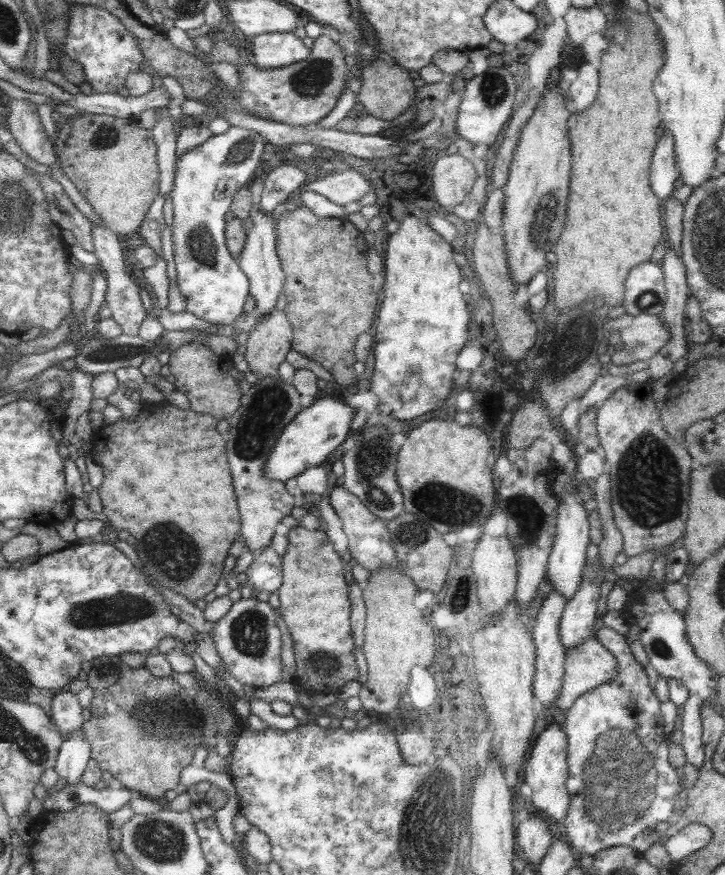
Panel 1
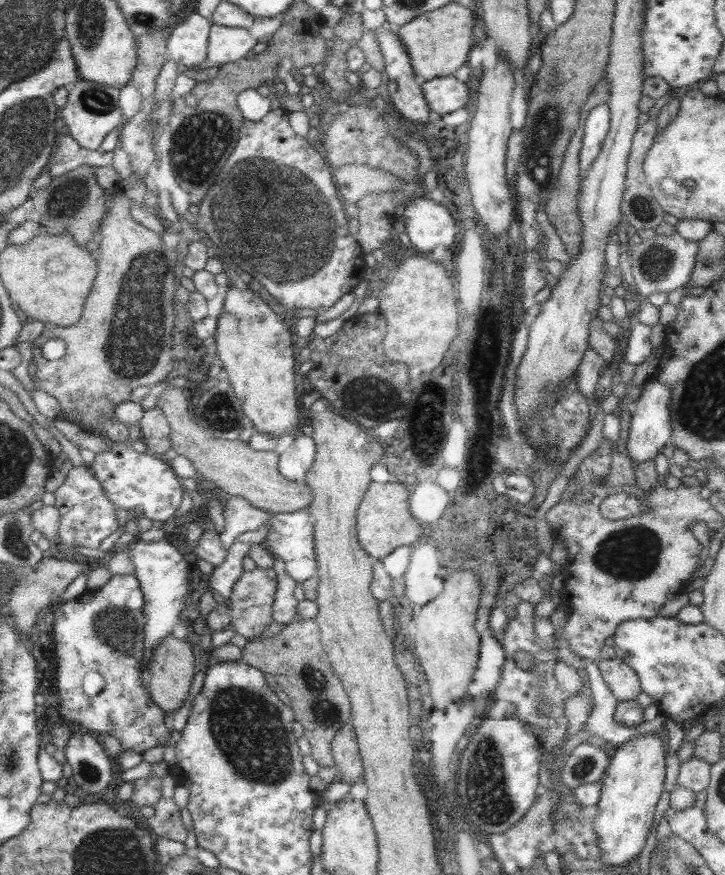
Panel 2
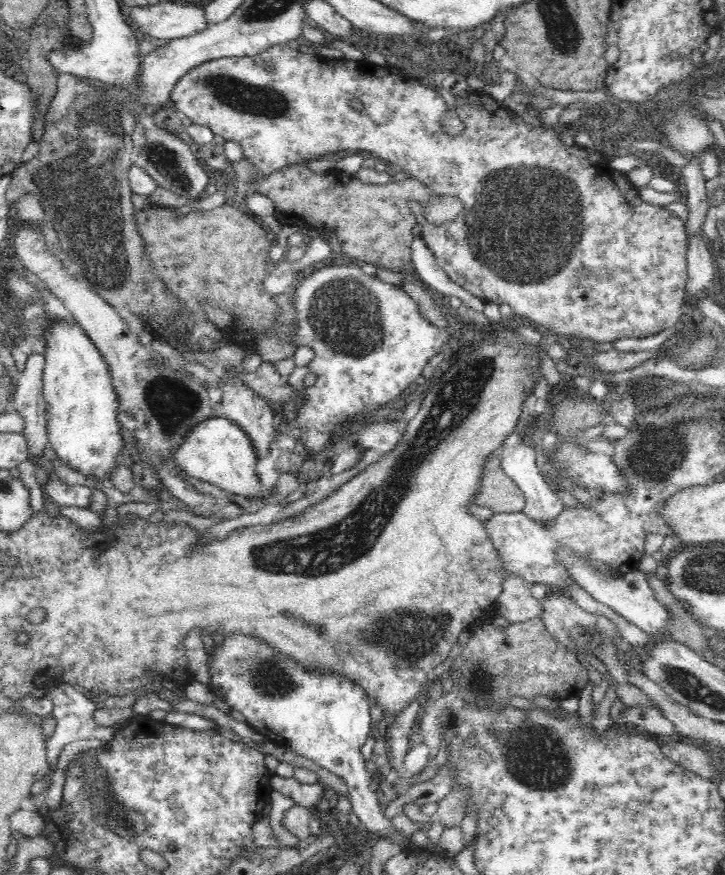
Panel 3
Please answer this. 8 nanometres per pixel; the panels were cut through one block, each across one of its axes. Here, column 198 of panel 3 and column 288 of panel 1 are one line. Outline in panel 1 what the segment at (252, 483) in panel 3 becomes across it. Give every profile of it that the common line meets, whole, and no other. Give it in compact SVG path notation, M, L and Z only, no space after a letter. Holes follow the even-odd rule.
M320 398L315 400L309 408L304 408L284 427L272 447L266 464L264 475L266 479L286 482L298 477L308 468L322 465L330 452L334 452L347 439L349 424L354 418L356 408L351 408L345 400L336 398Z

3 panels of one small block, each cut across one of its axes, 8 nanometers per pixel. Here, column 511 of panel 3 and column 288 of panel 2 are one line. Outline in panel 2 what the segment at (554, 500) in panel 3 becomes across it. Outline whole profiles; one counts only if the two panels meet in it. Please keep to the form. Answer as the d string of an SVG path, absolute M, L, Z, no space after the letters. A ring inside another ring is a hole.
M298 436L280 454L280 473L293 482L305 480L308 469L316 456L316 441L311 436Z

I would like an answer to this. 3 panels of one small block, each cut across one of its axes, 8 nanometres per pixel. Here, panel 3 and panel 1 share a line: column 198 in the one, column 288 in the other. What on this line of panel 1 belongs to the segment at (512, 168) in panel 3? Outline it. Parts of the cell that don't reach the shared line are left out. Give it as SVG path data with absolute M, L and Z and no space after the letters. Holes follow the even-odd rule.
M323 33L314 40L310 56L294 65L265 69L244 61L237 67L242 86L240 106L263 118L302 127L318 123L334 108L350 72L340 45Z

